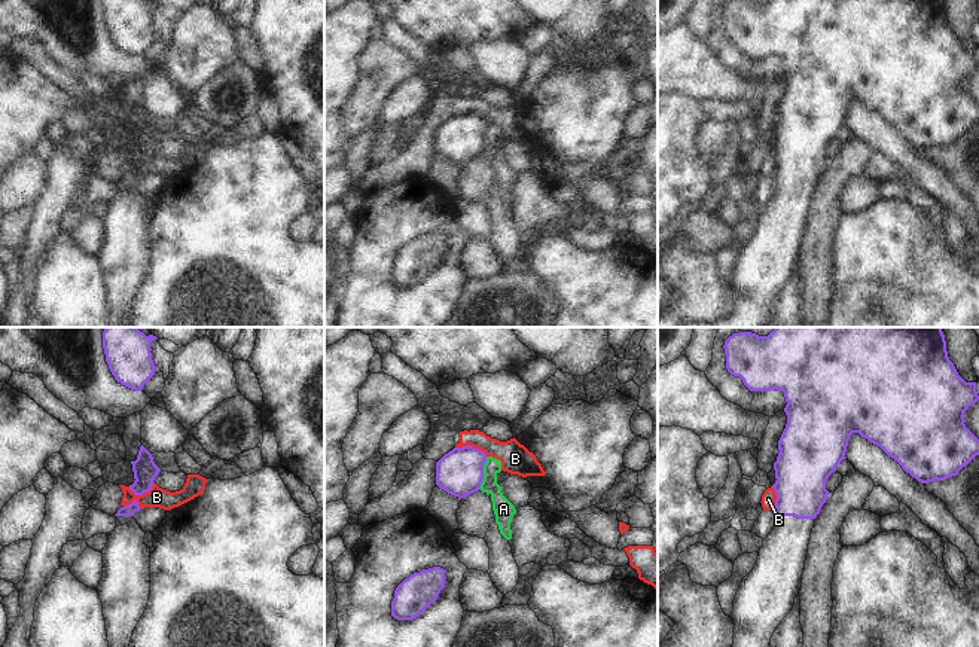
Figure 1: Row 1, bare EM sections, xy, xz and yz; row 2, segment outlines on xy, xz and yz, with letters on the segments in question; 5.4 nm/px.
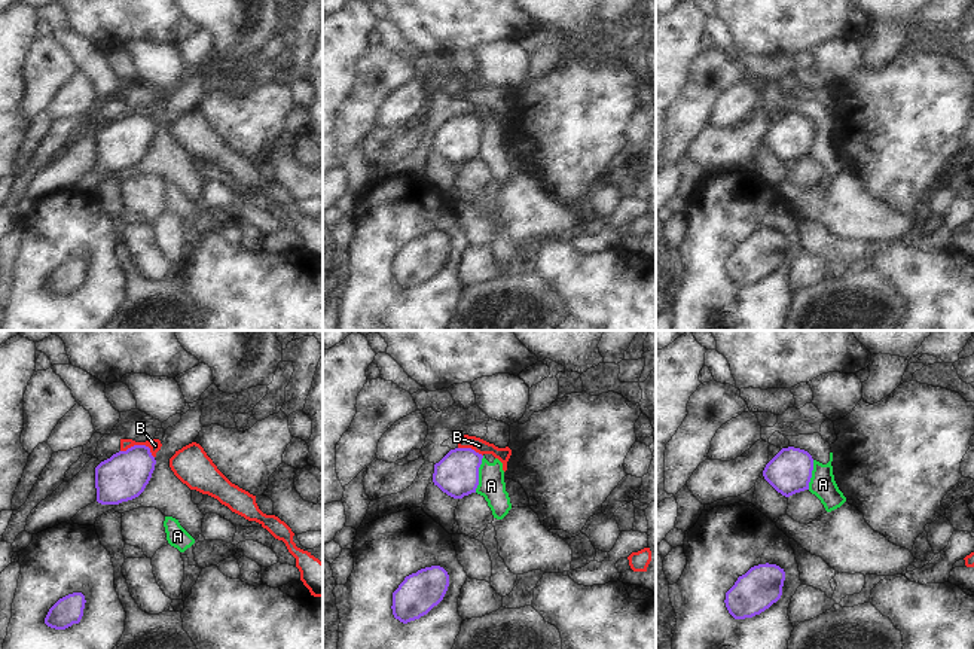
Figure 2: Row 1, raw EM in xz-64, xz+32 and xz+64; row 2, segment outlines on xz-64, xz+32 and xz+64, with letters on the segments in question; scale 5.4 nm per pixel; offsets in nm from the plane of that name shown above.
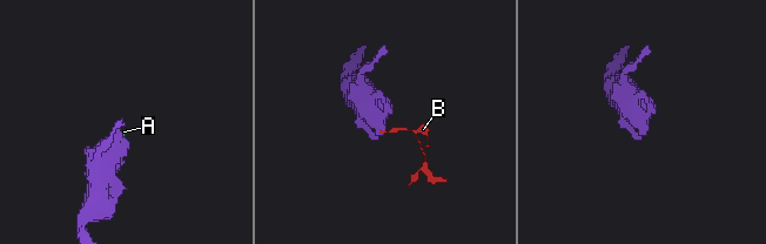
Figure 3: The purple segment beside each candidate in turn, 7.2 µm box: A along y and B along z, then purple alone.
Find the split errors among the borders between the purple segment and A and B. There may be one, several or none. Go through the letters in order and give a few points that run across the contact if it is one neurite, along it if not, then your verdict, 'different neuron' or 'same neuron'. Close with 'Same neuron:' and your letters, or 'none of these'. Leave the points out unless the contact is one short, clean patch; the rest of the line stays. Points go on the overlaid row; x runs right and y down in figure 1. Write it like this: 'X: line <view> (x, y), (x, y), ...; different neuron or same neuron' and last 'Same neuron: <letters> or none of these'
A: line xz (487, 457), (484, 479), (478, 488); different neuron
B: line xz (456, 446), (472, 445), (487, 455); different neuron
Same neuron: none of these

